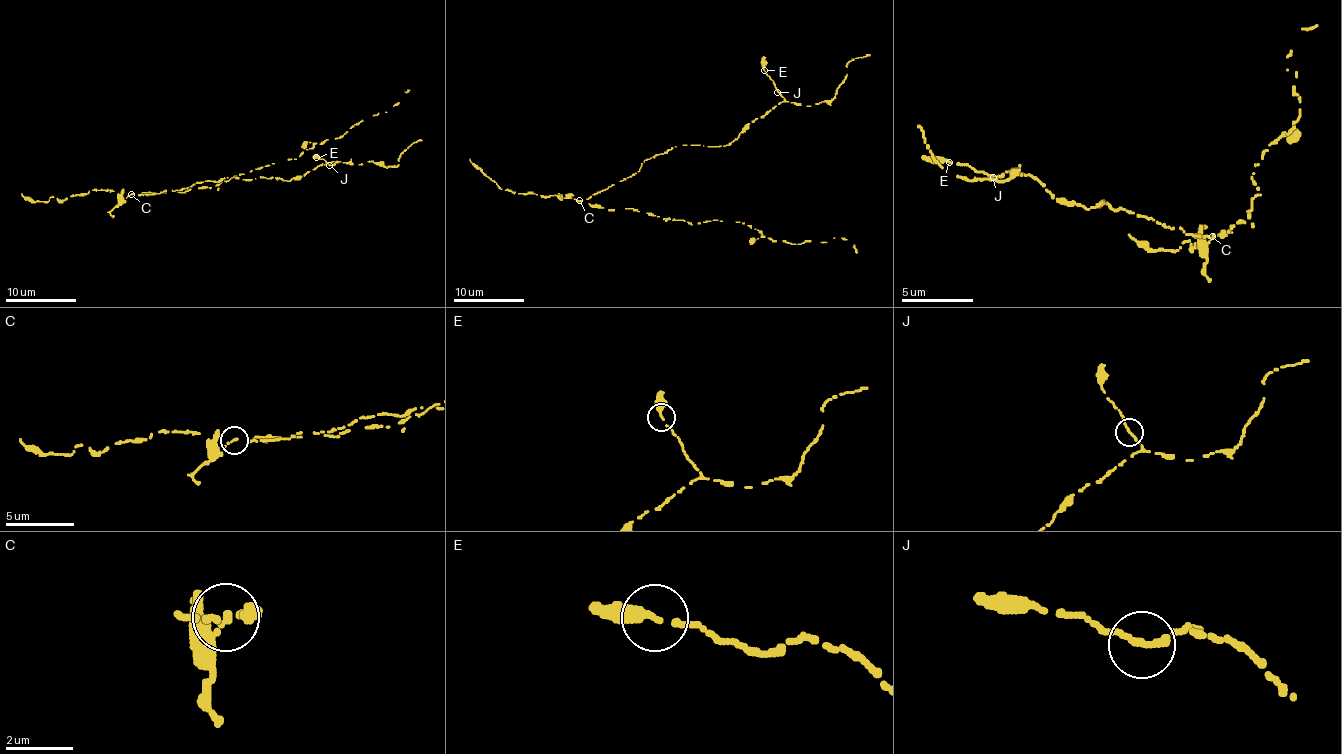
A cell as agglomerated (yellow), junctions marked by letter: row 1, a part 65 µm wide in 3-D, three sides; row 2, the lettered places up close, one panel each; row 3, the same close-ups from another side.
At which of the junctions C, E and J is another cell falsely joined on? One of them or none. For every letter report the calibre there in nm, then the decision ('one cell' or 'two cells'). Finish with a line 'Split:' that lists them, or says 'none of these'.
C: 150 nm thick; two cells
E: 260 nm thick; one cell
J: 190 nm thick; one cell
Split: C

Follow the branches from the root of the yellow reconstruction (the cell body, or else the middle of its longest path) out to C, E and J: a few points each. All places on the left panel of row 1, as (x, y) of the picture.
C: (153, 193), (132, 195)
E: (153, 193), (183, 189), (204, 180), (218, 182), (224, 177), (289, 180), (321, 165), (335, 163), (316, 157)
J: (153, 193), (183, 189), (204, 180), (218, 182), (224, 177), (289, 180), (321, 165), (335, 163), (330, 165)

